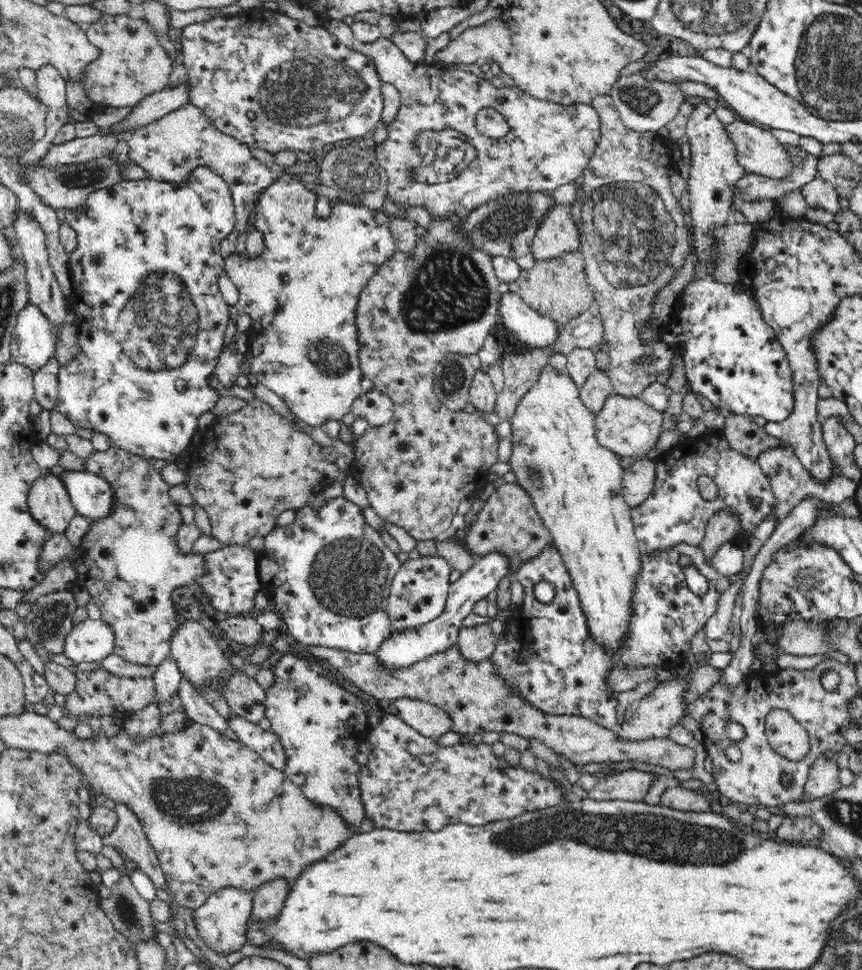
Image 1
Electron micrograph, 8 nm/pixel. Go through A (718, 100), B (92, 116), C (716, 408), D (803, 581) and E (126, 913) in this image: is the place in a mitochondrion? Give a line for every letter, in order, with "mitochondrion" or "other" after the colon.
A: other
B: other
C: other
D: mitochondrion
E: mitochondrion

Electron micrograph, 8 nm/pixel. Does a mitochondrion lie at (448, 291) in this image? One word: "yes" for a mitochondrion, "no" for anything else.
yes

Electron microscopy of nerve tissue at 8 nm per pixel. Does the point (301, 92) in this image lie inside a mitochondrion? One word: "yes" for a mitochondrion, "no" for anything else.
yes

